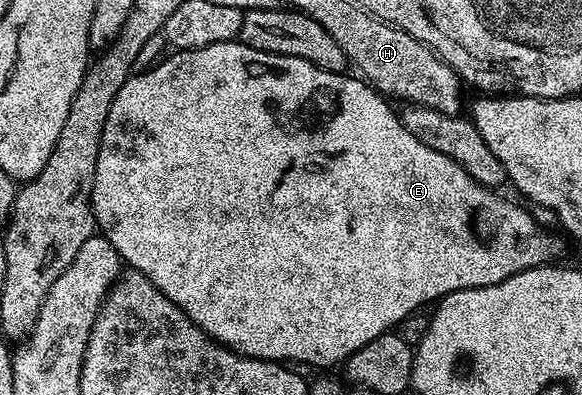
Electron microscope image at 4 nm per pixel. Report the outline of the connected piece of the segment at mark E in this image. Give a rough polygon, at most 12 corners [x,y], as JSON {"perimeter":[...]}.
{"perimeter":[[360,76],[119,87],[93,220],[298,366],[560,243]]}

